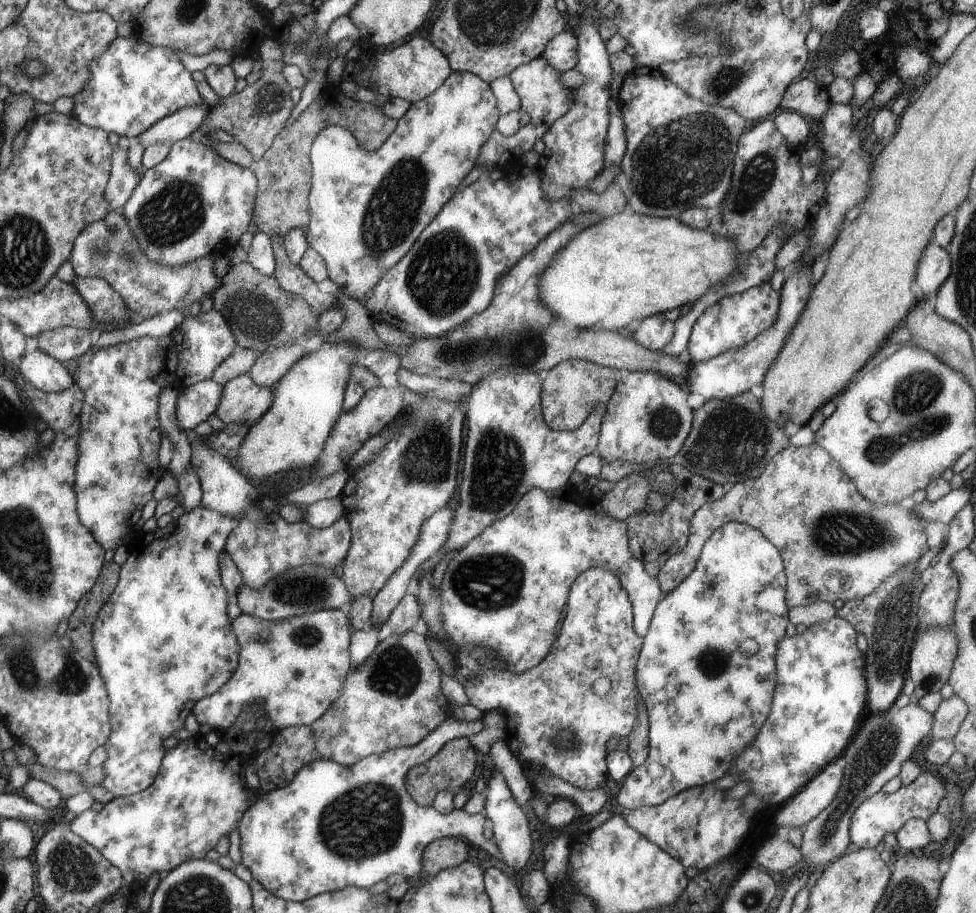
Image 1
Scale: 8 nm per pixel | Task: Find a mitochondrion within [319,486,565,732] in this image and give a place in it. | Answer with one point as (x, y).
(489, 582)

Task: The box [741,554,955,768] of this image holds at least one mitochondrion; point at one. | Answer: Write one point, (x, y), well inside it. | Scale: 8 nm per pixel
(888, 655)

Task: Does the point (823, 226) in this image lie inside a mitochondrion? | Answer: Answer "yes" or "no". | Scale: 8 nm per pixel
no

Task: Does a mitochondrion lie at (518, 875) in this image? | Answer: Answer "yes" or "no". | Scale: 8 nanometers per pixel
no

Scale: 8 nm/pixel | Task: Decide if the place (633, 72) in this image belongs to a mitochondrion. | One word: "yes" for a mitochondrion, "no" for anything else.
no

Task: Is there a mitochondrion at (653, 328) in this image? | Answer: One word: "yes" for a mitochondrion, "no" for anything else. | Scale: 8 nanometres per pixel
no

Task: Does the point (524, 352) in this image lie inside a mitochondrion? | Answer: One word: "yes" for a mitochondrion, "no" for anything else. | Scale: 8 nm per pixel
yes

